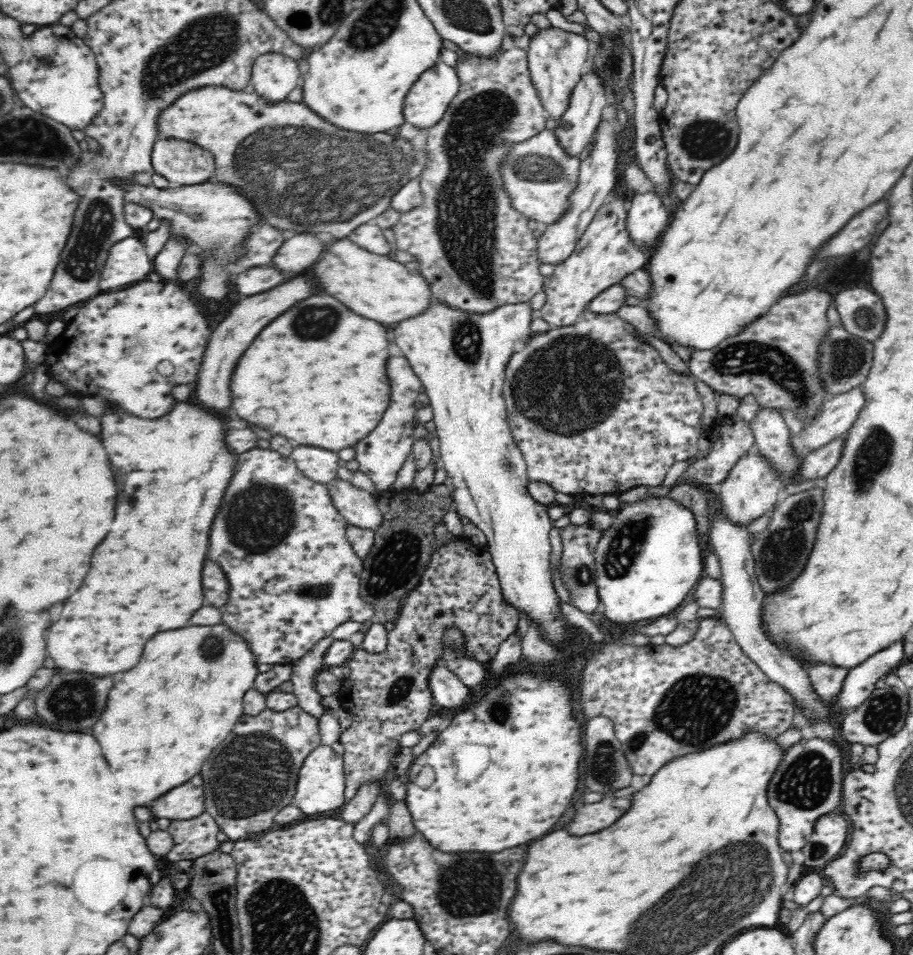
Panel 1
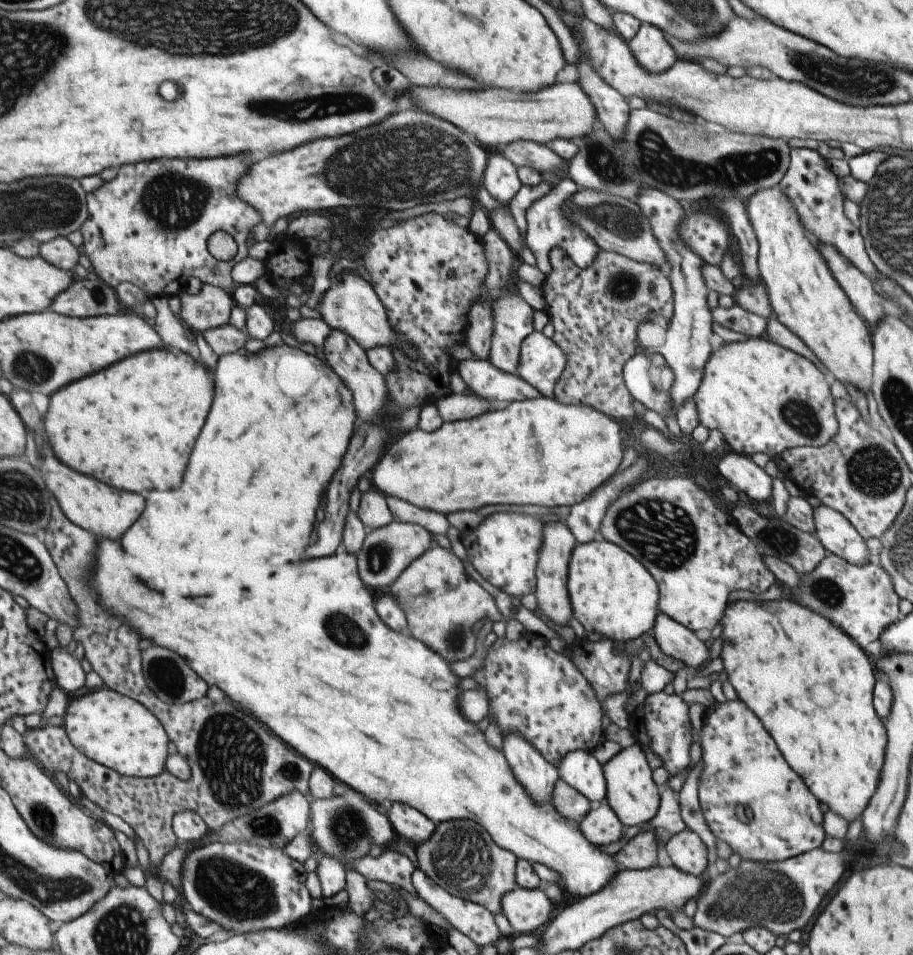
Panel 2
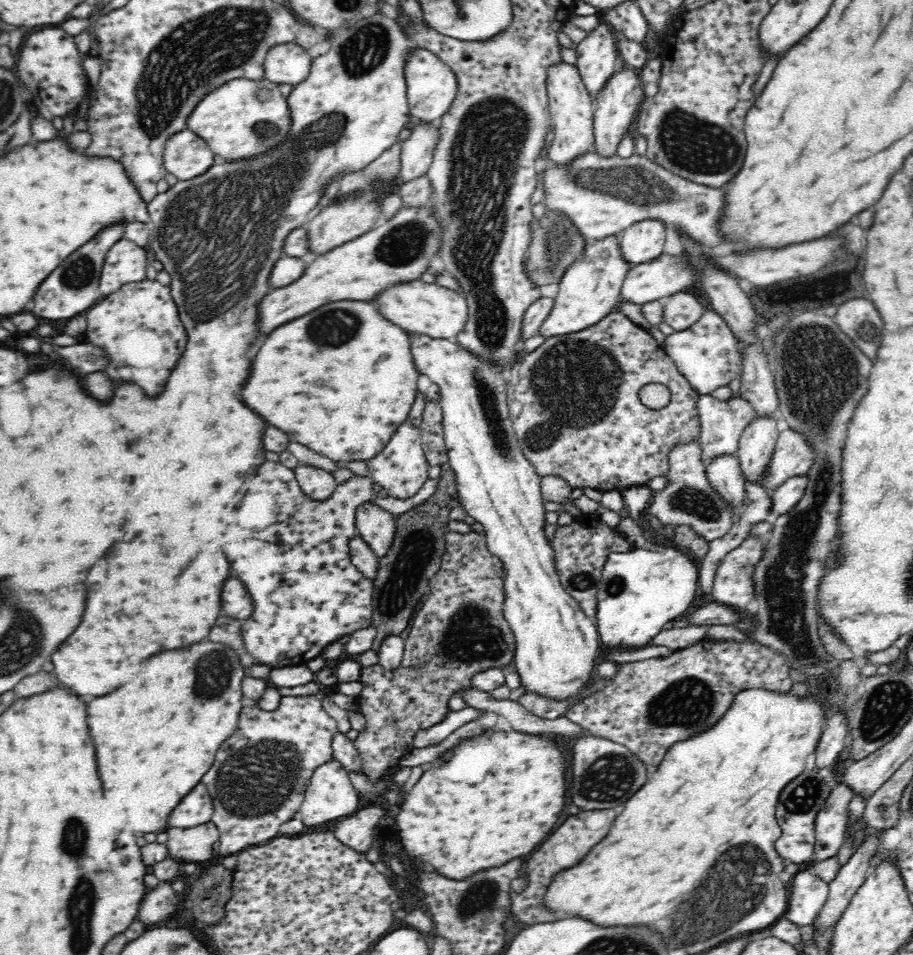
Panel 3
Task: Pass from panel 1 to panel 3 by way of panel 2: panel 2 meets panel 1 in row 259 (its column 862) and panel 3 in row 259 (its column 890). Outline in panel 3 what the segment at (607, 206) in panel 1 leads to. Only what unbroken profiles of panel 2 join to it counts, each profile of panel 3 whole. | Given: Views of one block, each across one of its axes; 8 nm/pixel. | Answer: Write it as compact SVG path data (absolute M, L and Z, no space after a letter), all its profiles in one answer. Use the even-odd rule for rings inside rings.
M609 236L596 241L595 244L586 244L585 249L584 254L566 269L559 282L553 311L544 320L537 333L545 339L590 328L618 309L622 285L628 272L628 263L620 251L619 237Z

